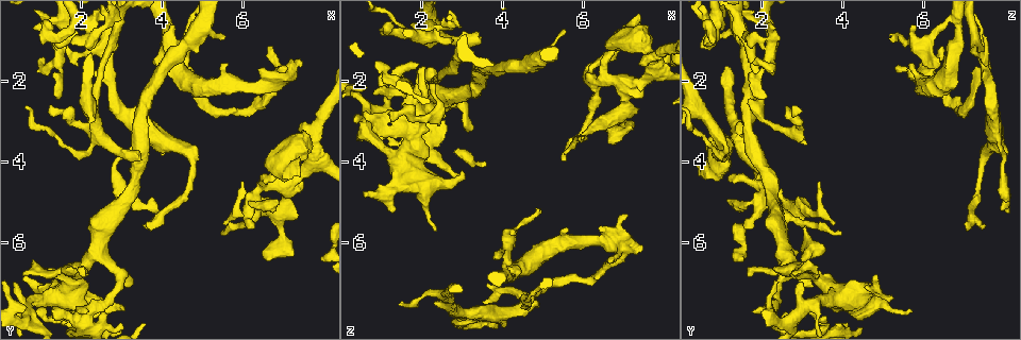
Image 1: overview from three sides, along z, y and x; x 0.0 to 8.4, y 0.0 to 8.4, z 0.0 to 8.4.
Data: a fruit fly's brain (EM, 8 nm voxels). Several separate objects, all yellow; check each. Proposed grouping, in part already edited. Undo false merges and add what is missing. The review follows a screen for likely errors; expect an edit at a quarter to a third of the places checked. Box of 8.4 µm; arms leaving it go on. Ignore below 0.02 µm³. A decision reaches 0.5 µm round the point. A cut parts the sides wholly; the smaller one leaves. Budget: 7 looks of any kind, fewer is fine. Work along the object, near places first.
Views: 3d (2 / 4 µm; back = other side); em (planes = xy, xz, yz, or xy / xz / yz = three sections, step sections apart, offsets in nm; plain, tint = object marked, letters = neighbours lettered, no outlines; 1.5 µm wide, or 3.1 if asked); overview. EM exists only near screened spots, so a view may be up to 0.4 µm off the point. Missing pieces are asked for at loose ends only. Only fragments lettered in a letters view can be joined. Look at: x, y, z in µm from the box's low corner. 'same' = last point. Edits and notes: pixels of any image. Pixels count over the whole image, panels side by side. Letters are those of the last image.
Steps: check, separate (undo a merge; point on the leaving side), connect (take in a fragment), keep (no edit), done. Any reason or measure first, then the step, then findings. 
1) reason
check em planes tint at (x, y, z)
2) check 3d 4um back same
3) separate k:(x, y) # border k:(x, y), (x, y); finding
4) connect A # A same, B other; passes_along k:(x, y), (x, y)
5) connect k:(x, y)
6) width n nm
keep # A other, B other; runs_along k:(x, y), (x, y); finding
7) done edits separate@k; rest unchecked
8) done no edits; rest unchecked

branch stops here
check 3d 2um at (5.55, 0.95, 0.75)

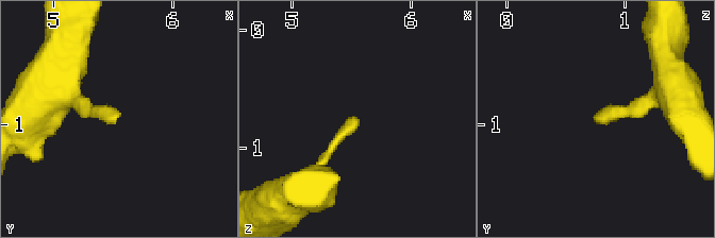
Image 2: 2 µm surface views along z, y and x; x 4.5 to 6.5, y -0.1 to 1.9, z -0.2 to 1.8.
check em xz step 4 letters at (5.54, 0.92, 0.76)

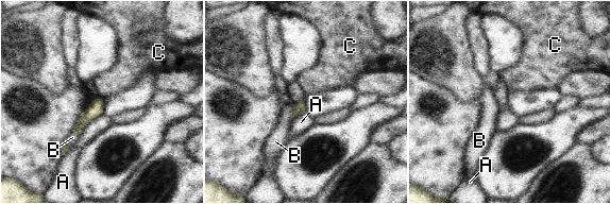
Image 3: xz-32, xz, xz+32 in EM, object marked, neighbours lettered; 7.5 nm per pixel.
longest_contact A 260 nm
keep # A other, B other, C other; none of them fits

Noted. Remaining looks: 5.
check em xz step 8 letters at (3.45, 4.00, 0.90)

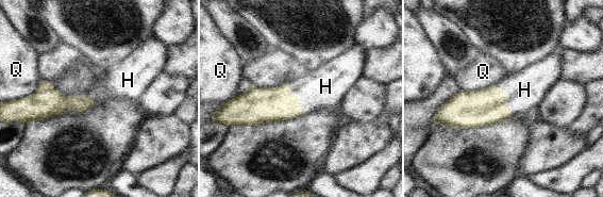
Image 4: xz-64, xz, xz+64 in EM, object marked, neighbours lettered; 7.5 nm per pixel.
longest_contact H 280 nm
connect H # H same, Q other; the neuron continues

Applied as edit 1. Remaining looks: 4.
an open end
check em planes letters at (6.85, 5.00, 1.10)

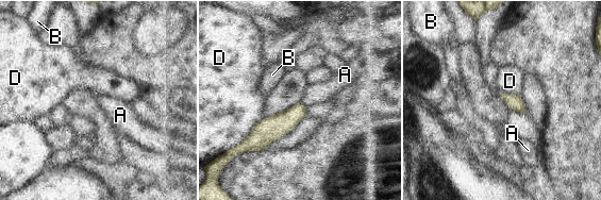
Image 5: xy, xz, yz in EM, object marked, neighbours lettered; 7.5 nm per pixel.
longest_contact D 240 nm
keep # A other, B other, D other; border 5:(300, 102), (305, 107); none of them fits

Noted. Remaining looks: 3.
done edits connect@4; rest unchecked

